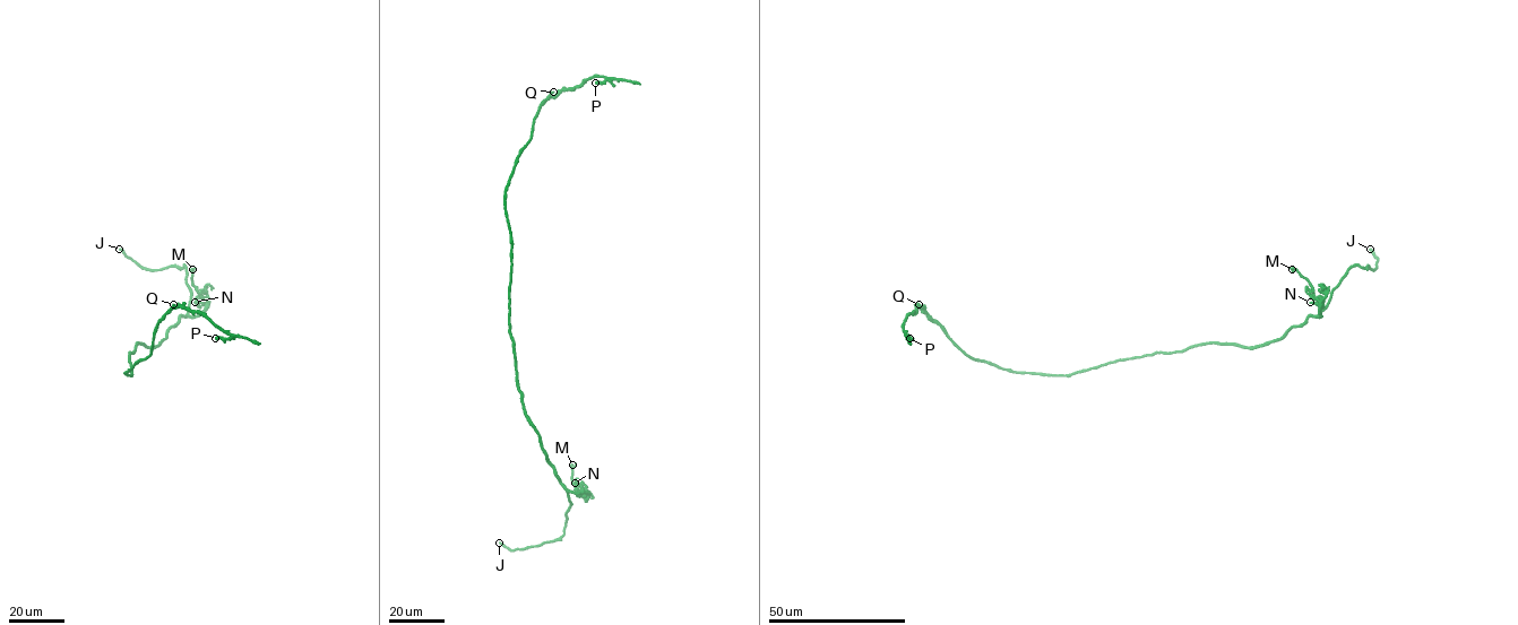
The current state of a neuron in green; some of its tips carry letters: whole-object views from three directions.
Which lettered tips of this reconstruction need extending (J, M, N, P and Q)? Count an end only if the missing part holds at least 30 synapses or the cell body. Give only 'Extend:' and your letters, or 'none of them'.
Extend: J, Q

